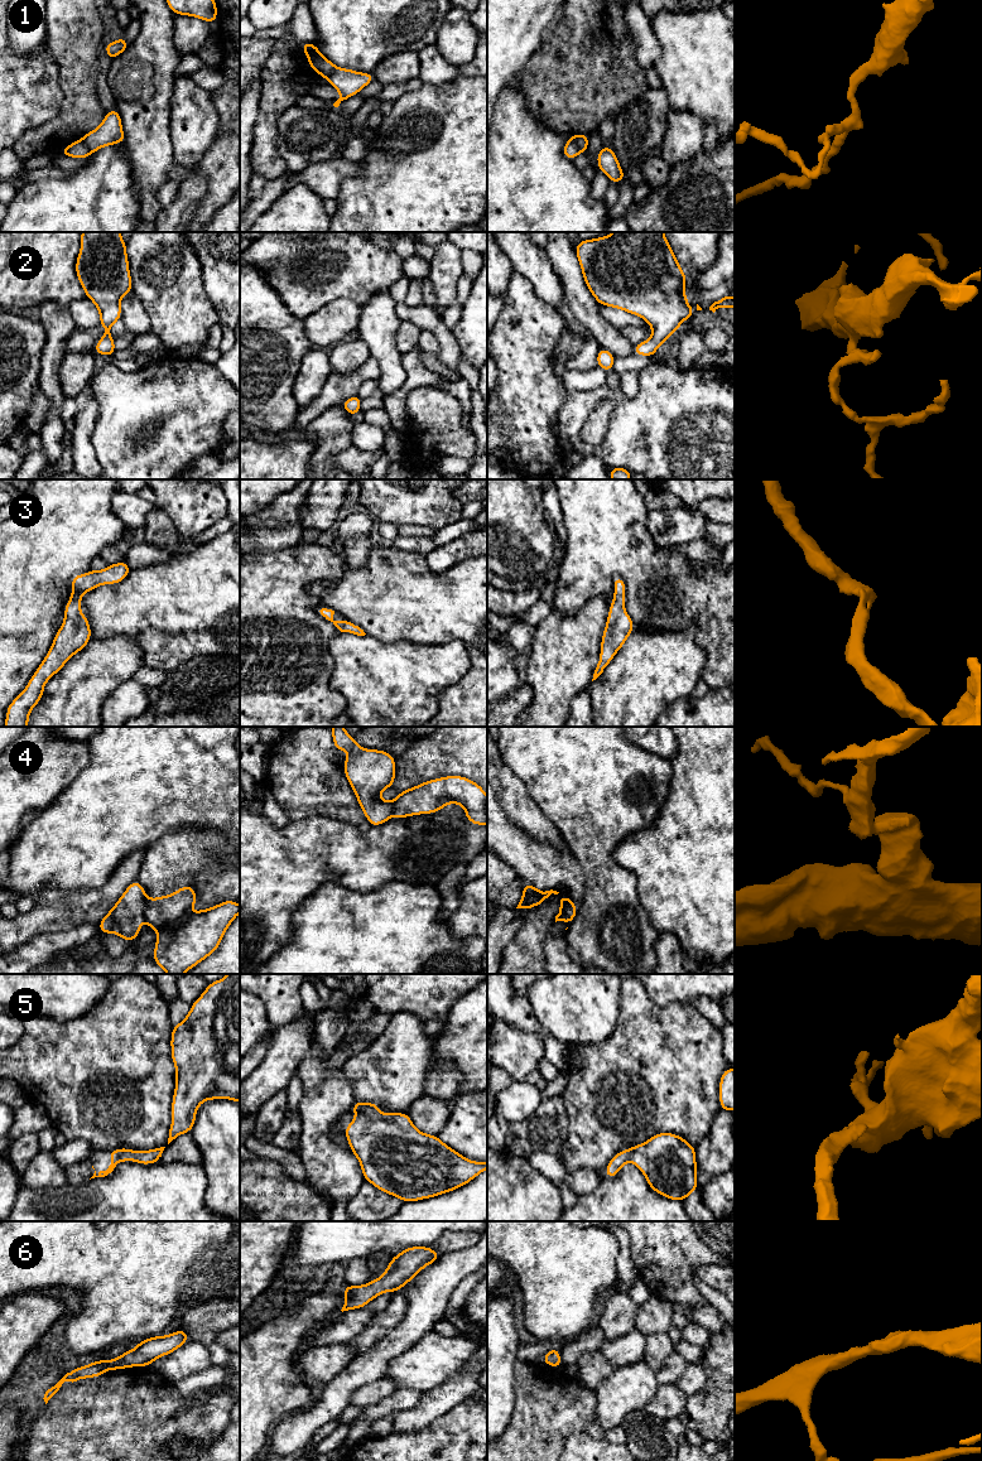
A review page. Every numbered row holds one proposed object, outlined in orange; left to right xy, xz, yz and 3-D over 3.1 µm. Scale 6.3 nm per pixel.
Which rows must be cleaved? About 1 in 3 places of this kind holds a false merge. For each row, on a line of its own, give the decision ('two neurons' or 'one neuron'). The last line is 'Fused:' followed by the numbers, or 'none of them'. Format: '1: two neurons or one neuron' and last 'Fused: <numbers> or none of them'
1: two neurons
2: one neuron
3: one neuron
4: two neurons
5: one neuron
6: one neuron
Fused: 1, 4

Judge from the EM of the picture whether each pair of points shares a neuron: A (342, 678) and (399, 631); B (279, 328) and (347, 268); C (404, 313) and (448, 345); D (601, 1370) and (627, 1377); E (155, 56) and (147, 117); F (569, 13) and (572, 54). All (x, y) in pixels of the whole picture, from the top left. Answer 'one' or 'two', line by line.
A: two
B: two
C: one
D: two
E: one
F: one

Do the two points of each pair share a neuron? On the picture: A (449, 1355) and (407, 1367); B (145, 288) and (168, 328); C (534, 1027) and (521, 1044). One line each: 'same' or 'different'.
A: same
B: same
C: different

